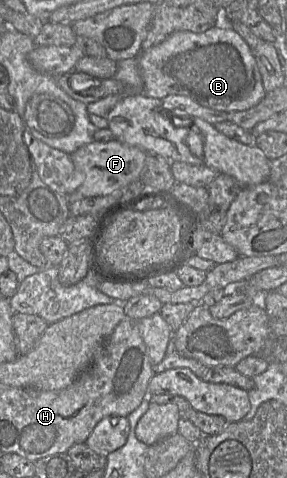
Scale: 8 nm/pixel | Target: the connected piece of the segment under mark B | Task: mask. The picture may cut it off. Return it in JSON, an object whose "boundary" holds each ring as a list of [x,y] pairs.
{"boundary":[[[224,23],[204,33],[174,32],[162,43],[142,50],[138,56],[138,63],[143,78],[143,93],[152,98],[163,99],[168,95],[183,95],[213,110],[239,112],[257,105],[267,93],[249,45],[228,24]]]}

